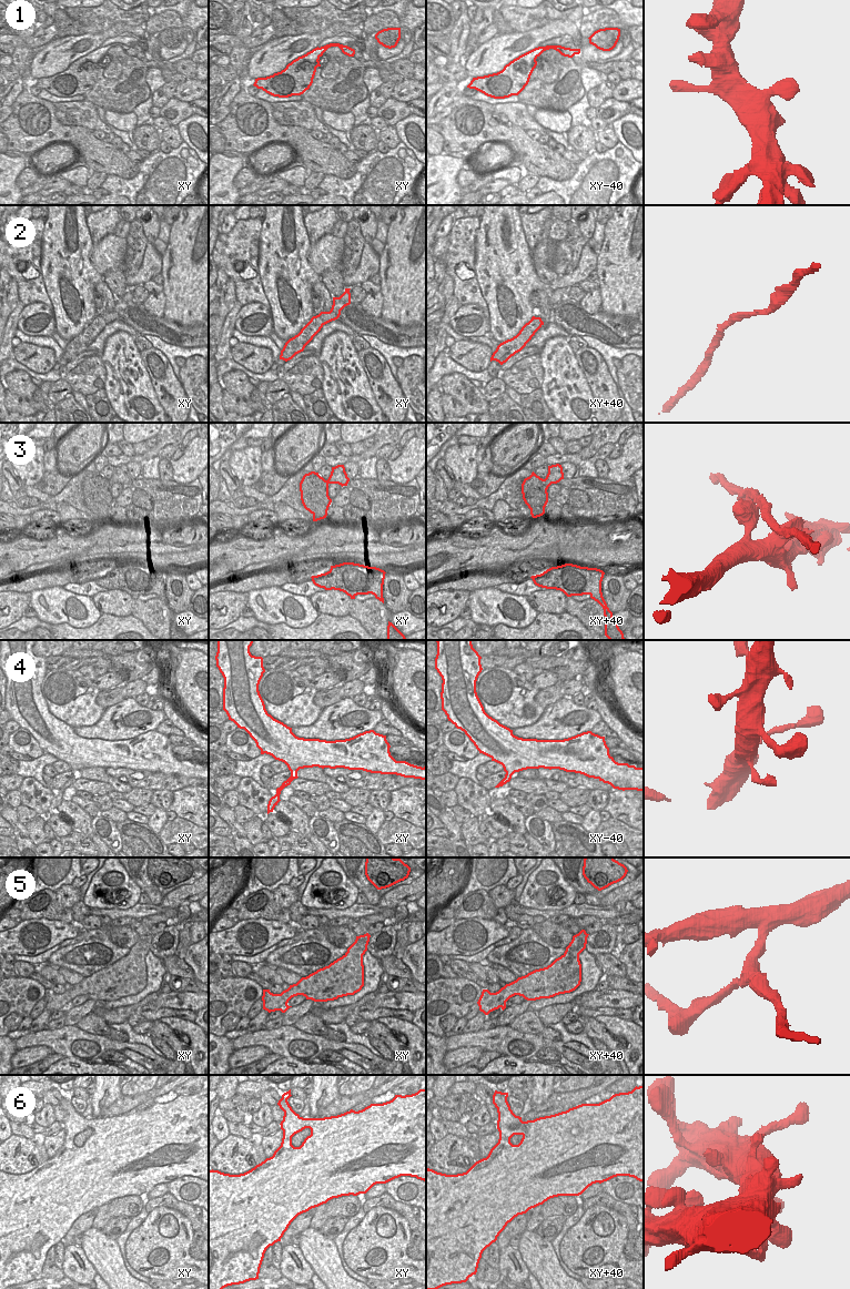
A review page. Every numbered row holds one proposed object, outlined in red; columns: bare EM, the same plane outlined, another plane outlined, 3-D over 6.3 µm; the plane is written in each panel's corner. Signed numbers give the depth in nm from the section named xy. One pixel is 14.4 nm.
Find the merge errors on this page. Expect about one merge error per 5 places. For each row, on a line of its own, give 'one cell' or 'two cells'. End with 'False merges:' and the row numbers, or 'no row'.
1: one cell
2: one cell
3: two cells
4: one cell
5: two cells
6: one cell
False merges: 3, 5

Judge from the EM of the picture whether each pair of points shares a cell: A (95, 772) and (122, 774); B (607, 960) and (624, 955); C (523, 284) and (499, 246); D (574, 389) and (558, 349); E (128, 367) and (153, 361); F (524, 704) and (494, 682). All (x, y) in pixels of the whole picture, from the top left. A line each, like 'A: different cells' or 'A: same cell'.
A: different cells
B: different cells
C: same cell
D: same cell
E: different cells
F: same cell

